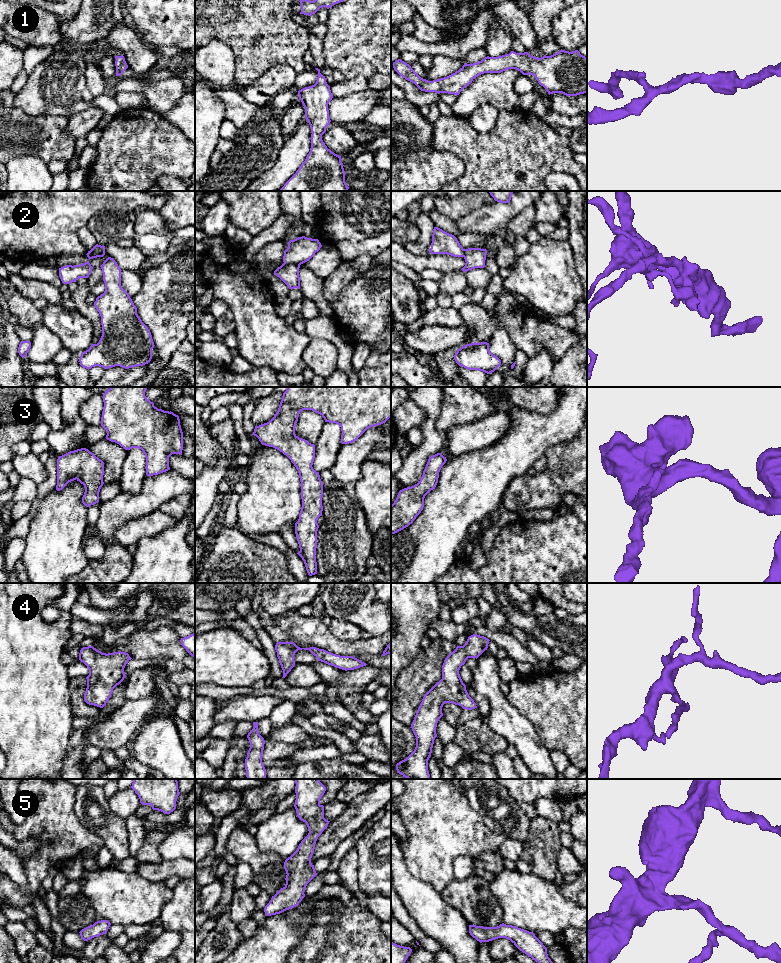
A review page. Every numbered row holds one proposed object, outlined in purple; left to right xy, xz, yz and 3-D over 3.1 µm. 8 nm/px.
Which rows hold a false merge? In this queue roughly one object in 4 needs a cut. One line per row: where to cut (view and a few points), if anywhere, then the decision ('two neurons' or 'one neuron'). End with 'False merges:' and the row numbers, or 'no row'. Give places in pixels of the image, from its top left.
1: cut none; one neuron
2: cut xz (283, 263), (297, 263), (299, 265); two neurons
3: cut none; one neuron
4: cut none; one neuron
5: cut none; one neuron
False merges: 2

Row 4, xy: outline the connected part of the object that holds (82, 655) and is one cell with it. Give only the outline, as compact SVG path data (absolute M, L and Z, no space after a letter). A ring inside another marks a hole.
M93 646L83 647L79 660L89 669L84 701L103 708L113 689L126 677L124 668L132 658L126 652L102 653Z

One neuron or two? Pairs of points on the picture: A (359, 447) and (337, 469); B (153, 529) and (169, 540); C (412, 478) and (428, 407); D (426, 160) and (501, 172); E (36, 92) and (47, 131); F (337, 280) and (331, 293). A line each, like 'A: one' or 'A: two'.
A: one
B: two
C: one
D: two
E: two
F: one

